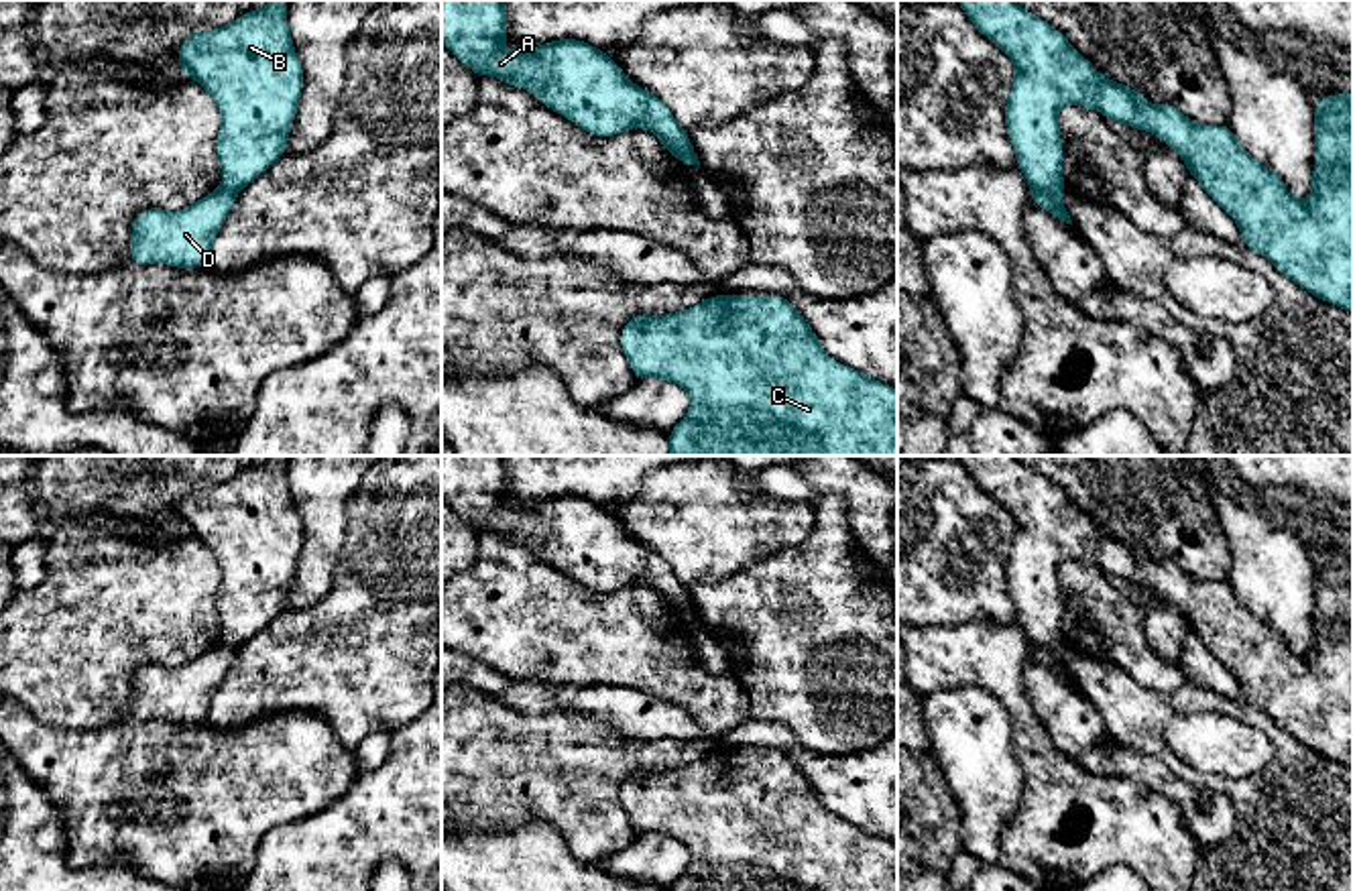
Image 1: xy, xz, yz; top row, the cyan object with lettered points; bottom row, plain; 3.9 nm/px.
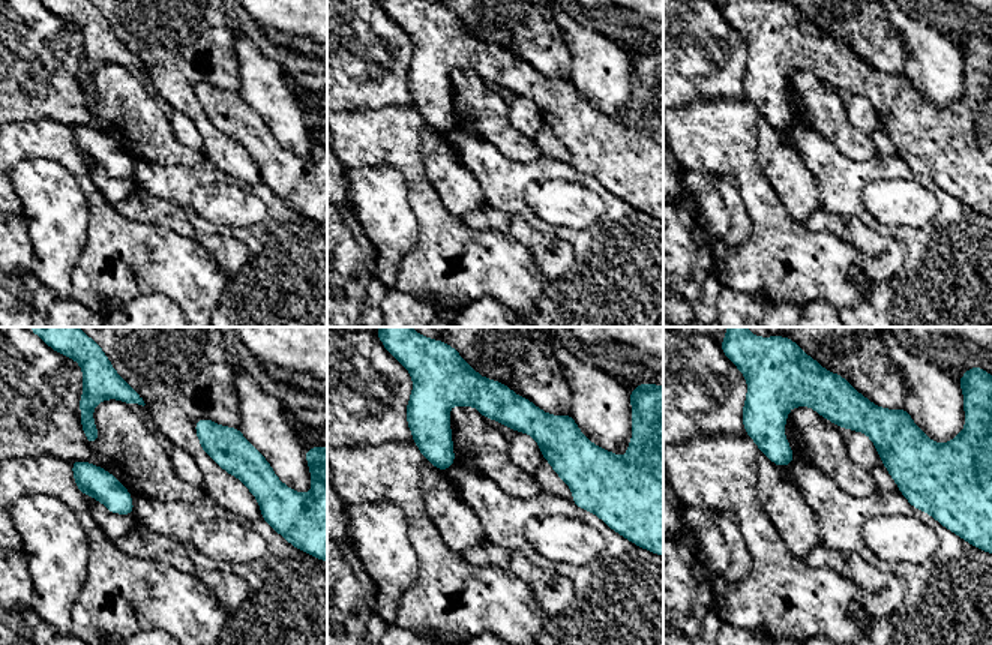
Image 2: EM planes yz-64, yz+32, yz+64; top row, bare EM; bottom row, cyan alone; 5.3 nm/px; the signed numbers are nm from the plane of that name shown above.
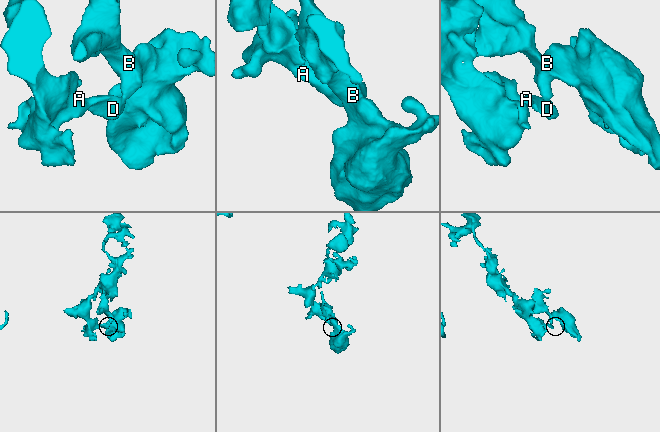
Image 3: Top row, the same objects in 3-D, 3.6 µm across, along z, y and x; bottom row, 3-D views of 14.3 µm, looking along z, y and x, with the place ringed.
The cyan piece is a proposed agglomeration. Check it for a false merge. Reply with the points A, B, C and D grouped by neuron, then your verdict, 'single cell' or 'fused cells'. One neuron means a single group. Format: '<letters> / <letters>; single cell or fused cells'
A D / B C; fused cells

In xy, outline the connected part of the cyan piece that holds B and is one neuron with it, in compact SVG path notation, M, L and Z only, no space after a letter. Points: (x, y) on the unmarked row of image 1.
M271 456L220 484L189 488L179 502L179 527L214 553L222 572L216 594L222 643L242 647L285 610L303 547L303 523L289 490L287 456Z

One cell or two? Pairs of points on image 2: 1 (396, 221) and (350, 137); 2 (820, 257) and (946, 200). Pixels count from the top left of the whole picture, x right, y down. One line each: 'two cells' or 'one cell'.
1: two cells
2: two cells

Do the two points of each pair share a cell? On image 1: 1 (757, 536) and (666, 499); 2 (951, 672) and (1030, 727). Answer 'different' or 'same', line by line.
1: same
2: same

